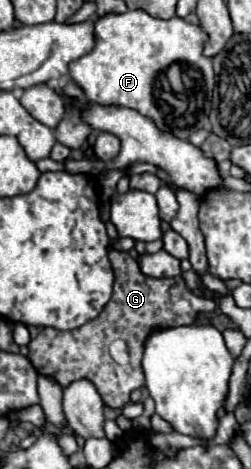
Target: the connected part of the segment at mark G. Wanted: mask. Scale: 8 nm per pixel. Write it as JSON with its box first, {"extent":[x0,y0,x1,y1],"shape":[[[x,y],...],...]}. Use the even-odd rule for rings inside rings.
{"extent":[28,250,216,410],"shape":[[[110,250],[108,260],[114,270],[114,292],[104,310],[98,314],[98,318],[86,322],[84,326],[76,330],[56,330],[56,328],[42,328],[42,332],[30,340],[28,344],[28,358],[38,370],[38,374],[54,376],[54,380],[66,388],[68,384],[76,380],[90,380],[98,394],[102,396],[104,404],[120,410],[130,402],[130,394],[136,388],[144,386],[144,374],[142,374],[142,354],[144,354],[144,342],[148,334],[162,328],[174,328],[174,326],[190,326],[196,322],[196,316],[200,312],[212,312],[216,308],[212,298],[196,296],[188,290],[182,276],[174,278],[152,278],[140,272],[138,260],[128,252]],[[192,302],[192,316],[186,310],[186,304]],[[114,340],[124,340],[130,350],[130,362],[126,366],[120,366],[112,360],[108,346]]]}

